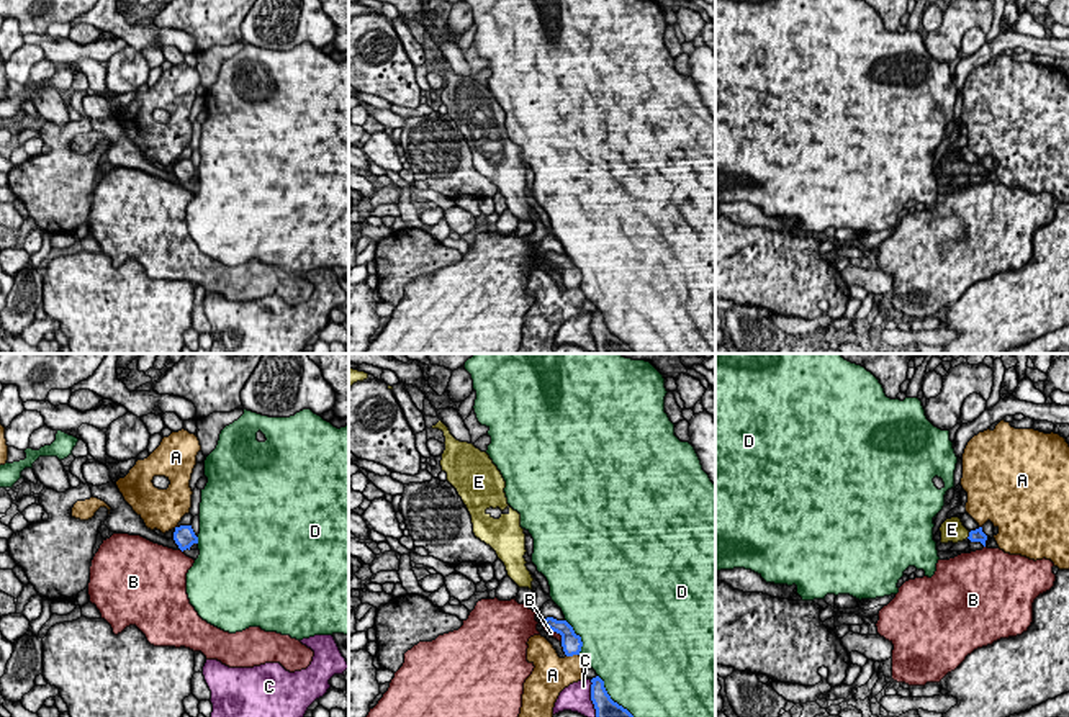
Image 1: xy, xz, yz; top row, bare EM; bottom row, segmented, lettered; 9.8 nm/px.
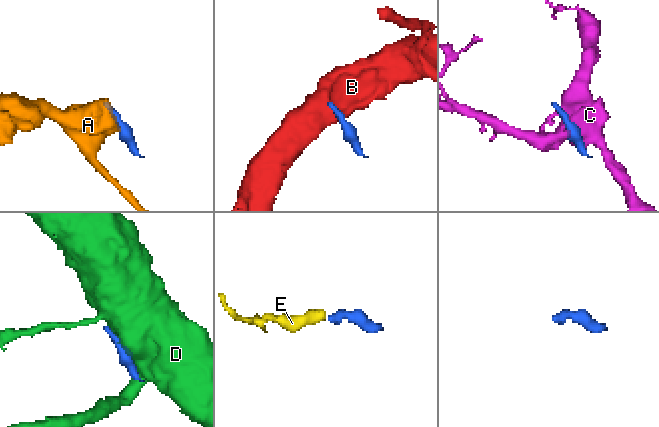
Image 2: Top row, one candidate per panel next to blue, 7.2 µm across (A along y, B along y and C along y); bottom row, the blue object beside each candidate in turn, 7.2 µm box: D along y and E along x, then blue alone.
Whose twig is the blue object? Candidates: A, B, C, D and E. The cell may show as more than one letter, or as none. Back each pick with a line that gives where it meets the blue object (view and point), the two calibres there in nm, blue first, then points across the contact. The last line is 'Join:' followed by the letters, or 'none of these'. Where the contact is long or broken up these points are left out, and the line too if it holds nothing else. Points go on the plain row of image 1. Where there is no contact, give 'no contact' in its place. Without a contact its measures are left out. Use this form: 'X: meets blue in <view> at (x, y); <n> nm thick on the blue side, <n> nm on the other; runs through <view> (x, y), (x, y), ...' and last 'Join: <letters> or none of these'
E: meets blue in yz at (969, 169); 130 nm thick on the blue side, 220 nm on the other; runs through yz (974, 169), (969, 169), (951, 162)
Join: E

